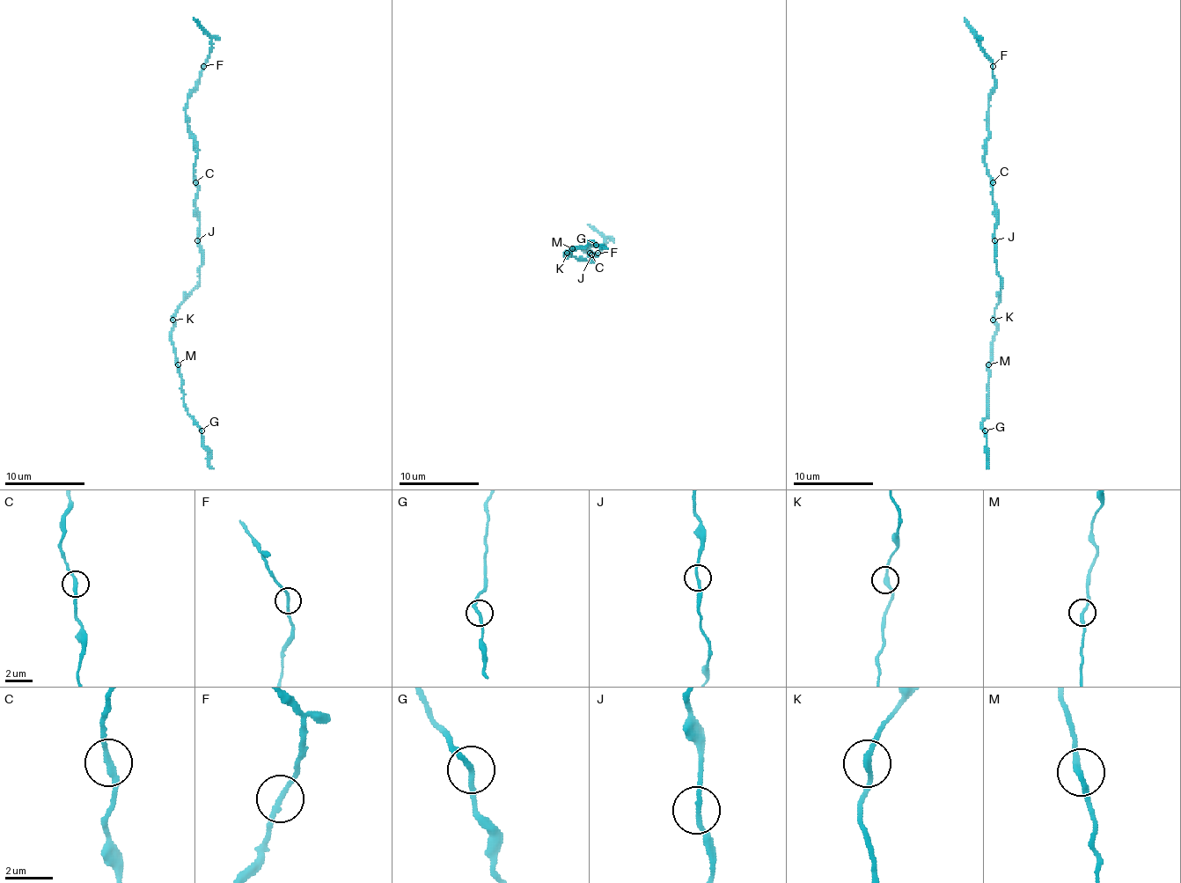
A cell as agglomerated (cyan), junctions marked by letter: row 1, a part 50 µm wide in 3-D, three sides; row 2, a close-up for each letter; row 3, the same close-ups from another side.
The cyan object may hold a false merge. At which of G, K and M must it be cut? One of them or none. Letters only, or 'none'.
none

